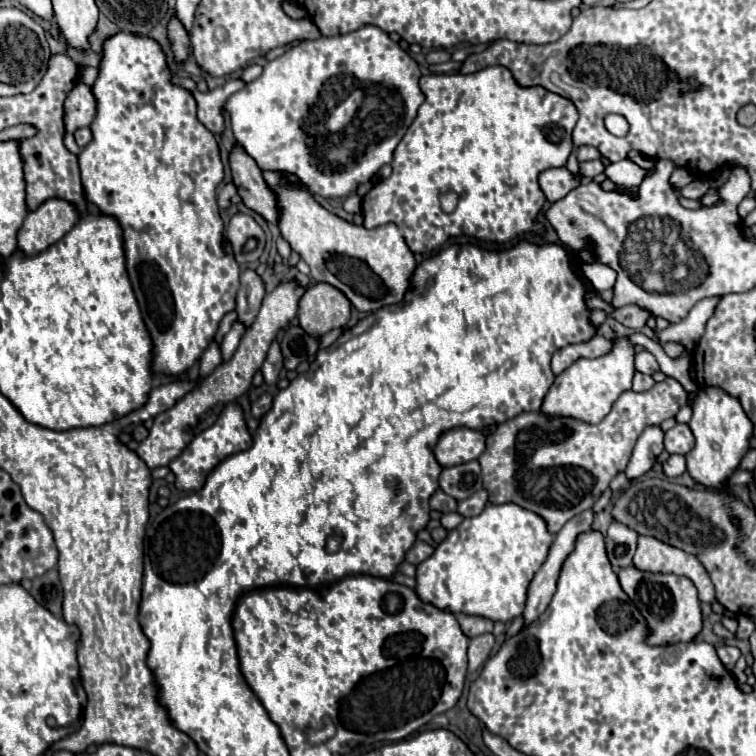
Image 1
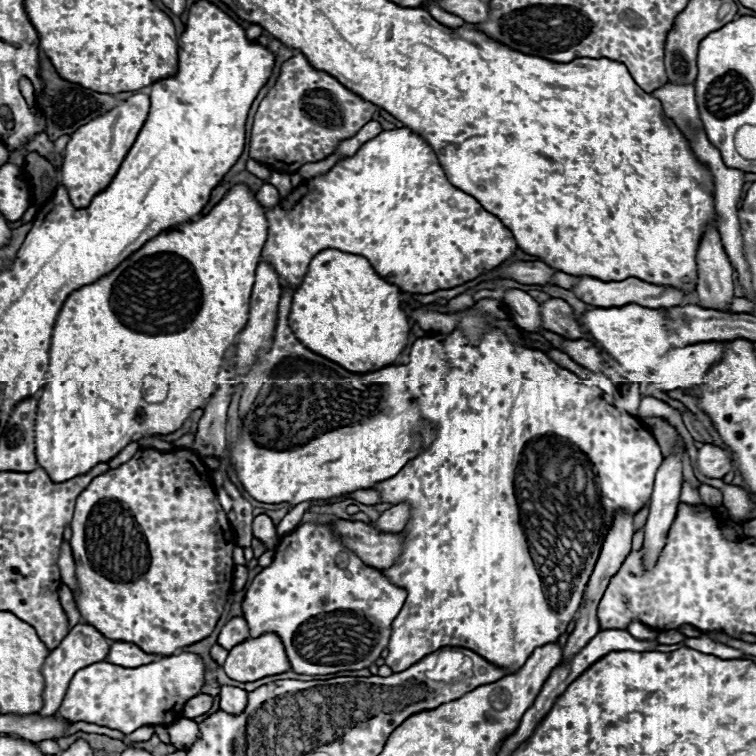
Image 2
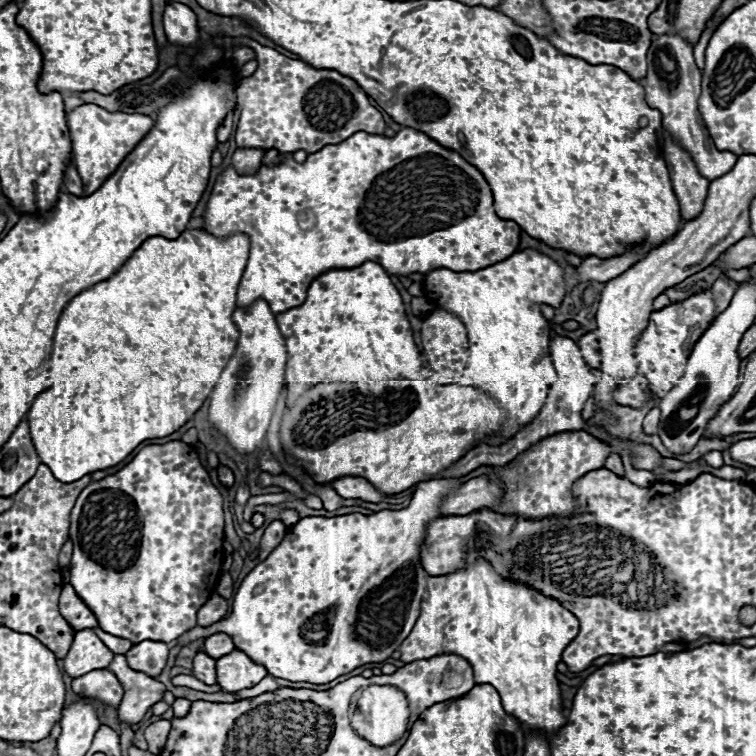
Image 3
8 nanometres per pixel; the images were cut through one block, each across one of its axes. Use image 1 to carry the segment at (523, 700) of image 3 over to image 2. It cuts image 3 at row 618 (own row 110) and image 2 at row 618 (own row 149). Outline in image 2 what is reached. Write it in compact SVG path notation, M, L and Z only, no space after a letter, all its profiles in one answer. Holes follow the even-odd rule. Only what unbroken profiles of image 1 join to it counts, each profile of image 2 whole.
M456 328L454 332L450 332L448 336L444 336L444 350L446 350L446 354L448 354L448 362L450 362L450 374L448 374L448 376L434 378L434 380L430 380L430 382L422 382L422 380L410 376L410 372L408 372L408 378L406 378L406 388L416 389L416 400L418 400L418 404L420 404L420 412L422 412L422 416L424 416L426 420L430 420L430 422L436 426L436 438L434 438L434 442L432 442L432 446L430 446L428 450L422 450L414 460L410 460L410 462L408 462L408 464L396 474L396 476L392 476L392 480L384 480L384 482L380 482L380 484L374 486L374 490L378 490L378 492L382 494L382 500L384 500L384 502L390 502L390 504L408 502L410 508L412 508L412 518L410 518L408 526L400 532L400 534L404 536L404 548L402 548L402 554L400 554L398 562L396 562L392 568L384 570L384 574L390 578L390 582L394 582L396 586L400 586L400 588L404 588L404 590L408 592L406 604L404 604L404 608L400 610L400 614L396 616L396 620L394 620L394 624L392 624L392 636L390 636L390 646L388 646L386 666L390 666L392 672L402 672L402 670L410 668L412 664L416 664L418 660L422 660L424 656L428 656L428 654L432 654L432 652L444 648L444 646L464 646L464 648L474 650L476 654L480 654L482 658L486 658L488 662L492 662L494 666L502 668L502 670L518 672L518 670L524 666L524 662L528 660L528 656L530 656L536 648L546 646L546 644L554 644L554 642L566 632L566 626L570 624L570 620L574 618L574 614L576 614L576 610L578 610L578 604L580 604L580 600L582 600L582 592L584 592L586 582L588 582L590 574L592 574L592 568L594 568L594 564L596 564L596 560L598 560L600 544L602 544L602 540L604 540L604 536L606 536L606 532L608 532L608 528L610 528L610 524L612 524L614 512L616 512L616 510L628 510L628 512L636 514L640 508L644 508L646 500L648 500L650 494L652 494L654 474L656 474L656 470L660 468L664 456L662 456L660 446L658 446L658 442L654 440L652 432L648 430L646 424L642 424L642 420L630 416L628 412L624 412L624 410L620 410L620 408L616 408L616 406L610 406L610 404L600 396L600 390L598 390L598 388L588 388L588 386L584 386L576 374L566 368L562 368L562 366L558 366L558 364L556 364L552 358L548 358L544 352L540 352L540 350L532 350L532 348L526 348L526 346L520 346L520 344L510 342L510 338L508 338L508 336L504 334L504 330L500 330L500 328L492 328L490 332L486 332L484 336L480 336L478 344L470 344L468 338L464 336L464 332L462 332L460 328ZM524 454L526 454L526 460L524 460L524 492L520 492L520 490L516 490L516 474L518 474L518 468L520 468L520 464L522 464Z

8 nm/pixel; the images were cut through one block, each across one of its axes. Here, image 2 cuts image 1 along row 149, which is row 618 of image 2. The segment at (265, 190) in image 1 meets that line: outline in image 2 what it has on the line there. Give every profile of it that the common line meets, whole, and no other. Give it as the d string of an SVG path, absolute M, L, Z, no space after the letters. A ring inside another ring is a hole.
M232 618L220 632L218 644L226 650L232 650L236 644L244 642L248 638L248 624L244 618Z

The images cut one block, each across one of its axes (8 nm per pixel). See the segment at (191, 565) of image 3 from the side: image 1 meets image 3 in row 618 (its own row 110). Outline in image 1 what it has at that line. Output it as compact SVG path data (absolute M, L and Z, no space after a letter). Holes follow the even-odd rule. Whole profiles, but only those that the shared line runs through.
M118 32L116 36L108 38L104 42L104 58L100 64L100 74L98 80L92 88L96 100L98 100L98 112L96 118L92 122L92 134L94 140L80 152L78 162L80 162L80 172L82 172L82 186L84 186L84 196L88 202L92 202L100 212L104 214L112 214L118 218L122 230L124 230L124 250L126 250L126 268L128 268L128 276L136 294L136 300L140 304L142 316L144 316L144 324L150 332L152 338L152 372L154 374L168 374L168 376L180 376L182 372L186 372L200 356L202 352L210 346L220 320L224 318L224 314L232 312L236 308L236 292L238 292L238 276L240 276L240 268L236 264L236 260L232 258L232 254L222 248L222 218L218 214L218 204L216 204L216 186L222 182L224 178L224 166L220 160L220 152L218 152L218 144L214 140L214 134L196 118L196 100L192 98L192 94L180 86L170 84L170 70L166 64L166 56L162 54L158 42L154 42L152 38L146 36L138 36L138 34L130 34L130 32Z

